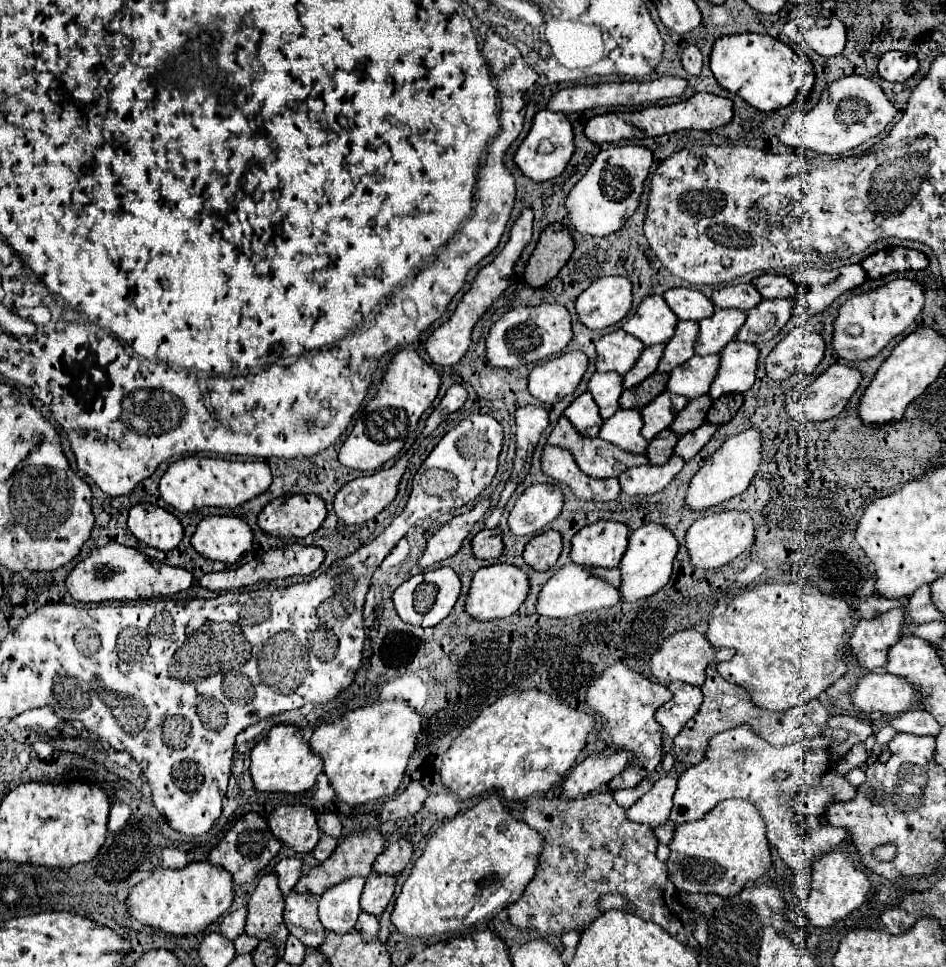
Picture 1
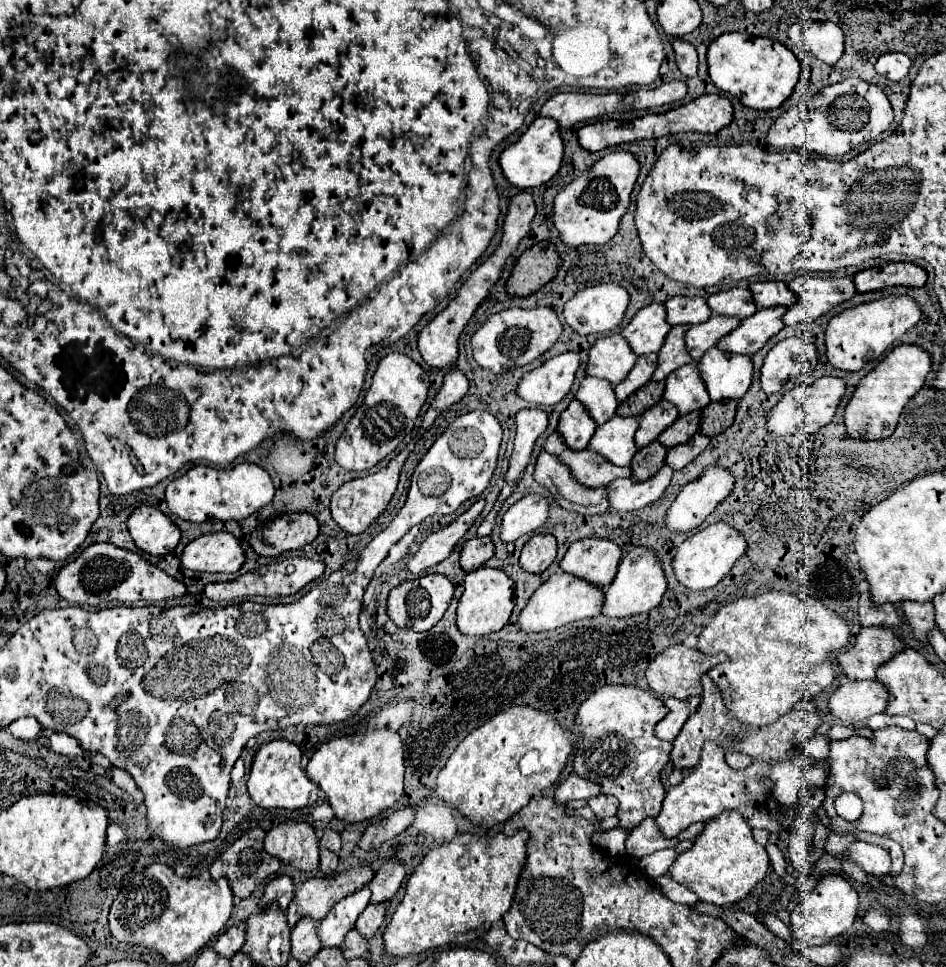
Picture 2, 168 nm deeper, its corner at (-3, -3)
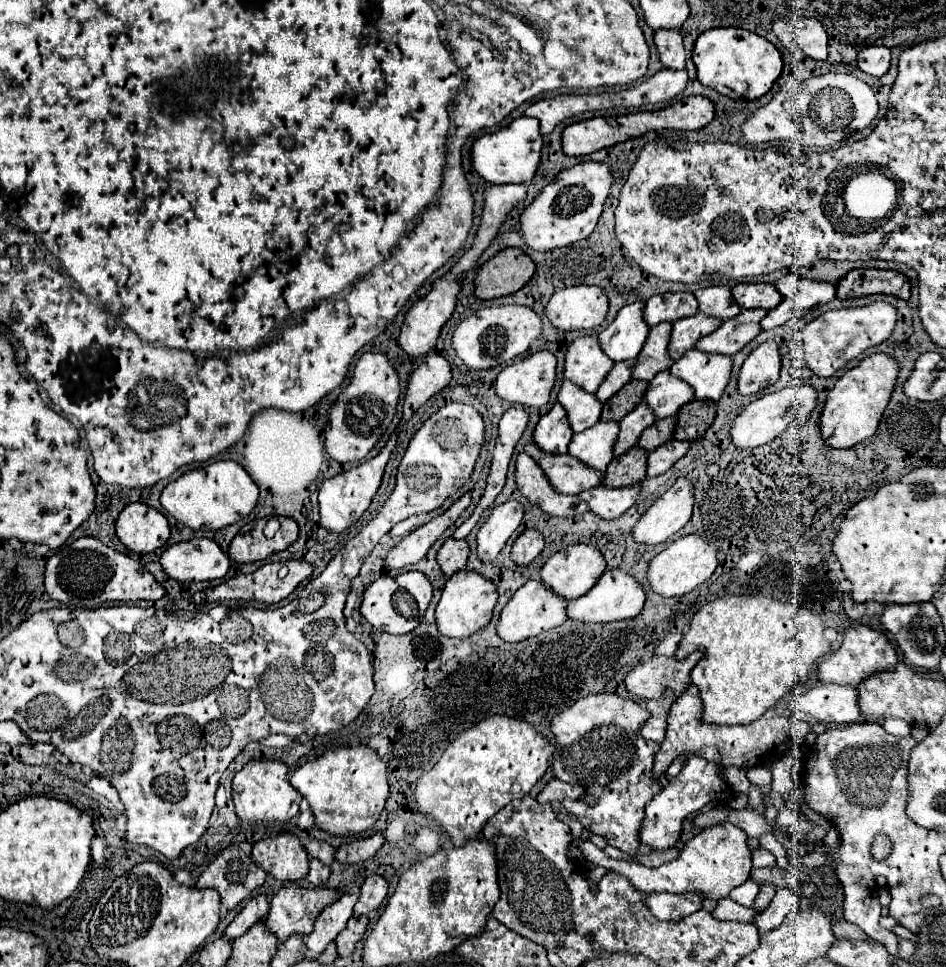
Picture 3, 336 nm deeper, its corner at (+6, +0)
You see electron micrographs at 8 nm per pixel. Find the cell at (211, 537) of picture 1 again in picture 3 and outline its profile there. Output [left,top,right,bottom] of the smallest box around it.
[161,537,229,581]

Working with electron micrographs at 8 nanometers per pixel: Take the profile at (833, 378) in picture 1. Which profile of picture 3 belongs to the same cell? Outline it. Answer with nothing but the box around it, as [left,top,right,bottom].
[731,385,817,449]

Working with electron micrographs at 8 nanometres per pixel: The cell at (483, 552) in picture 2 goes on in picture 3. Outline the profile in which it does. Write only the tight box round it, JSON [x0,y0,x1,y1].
[437,539,469,577]

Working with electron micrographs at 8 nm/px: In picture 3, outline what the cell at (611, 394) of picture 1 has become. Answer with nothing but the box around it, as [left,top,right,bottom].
[557,381,601,433]

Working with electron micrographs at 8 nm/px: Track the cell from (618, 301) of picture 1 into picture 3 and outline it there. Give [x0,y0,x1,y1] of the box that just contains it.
[545,285,609,331]

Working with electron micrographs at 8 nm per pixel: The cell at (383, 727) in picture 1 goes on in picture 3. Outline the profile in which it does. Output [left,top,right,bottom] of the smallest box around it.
[291,747,389,835]

